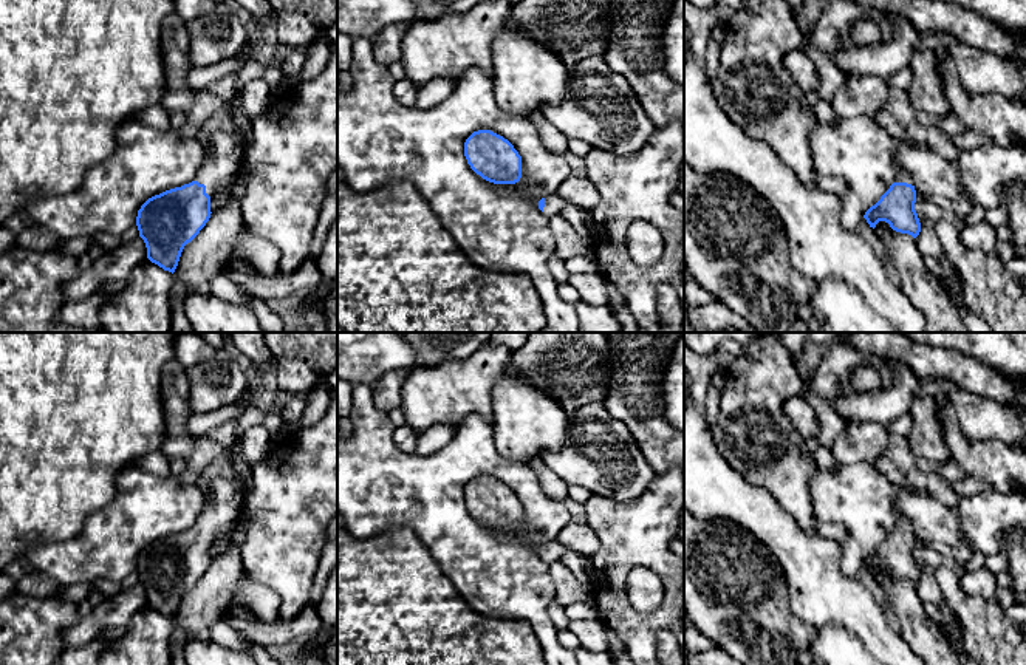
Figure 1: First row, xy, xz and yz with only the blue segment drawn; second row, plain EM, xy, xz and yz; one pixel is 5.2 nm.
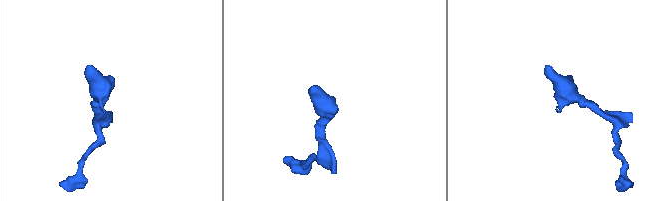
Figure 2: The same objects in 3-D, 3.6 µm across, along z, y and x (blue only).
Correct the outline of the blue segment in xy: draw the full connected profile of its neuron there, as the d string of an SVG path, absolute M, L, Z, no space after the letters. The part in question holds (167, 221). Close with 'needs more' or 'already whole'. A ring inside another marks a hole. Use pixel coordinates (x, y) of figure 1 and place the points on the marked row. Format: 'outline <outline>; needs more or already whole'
outline M218 130L207 138L212 145L203 150L204 161L197 178L189 184L149 198L138 210L136 226L147 247L147 258L172 274L184 246L200 234L210 218L210 195L223 179L238 172L245 155L243 145L232 130Z; needs more

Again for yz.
outline M901 170L896 181L881 200L865 212L864 218L873 229L879 221L885 221L893 230L916 238L921 232L921 223L915 210L915 203L916 190L913 179L907 172Z; needs more

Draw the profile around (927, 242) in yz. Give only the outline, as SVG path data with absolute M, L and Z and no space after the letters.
M918 213L919 223L921 223L921 232L915 238L916 246L922 255L929 257L939 257L942 254L941 243L936 235L935 224L929 221L925 217Z

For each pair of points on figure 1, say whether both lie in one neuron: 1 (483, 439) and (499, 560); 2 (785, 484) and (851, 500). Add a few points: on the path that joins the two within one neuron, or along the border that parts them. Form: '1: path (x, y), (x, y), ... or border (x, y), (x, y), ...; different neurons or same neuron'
1: path (454, 469), (448, 475), (448, 509), (469, 531); same neuron
2: border (814, 467), (810, 477), (810, 501), (817, 520); different neurons

